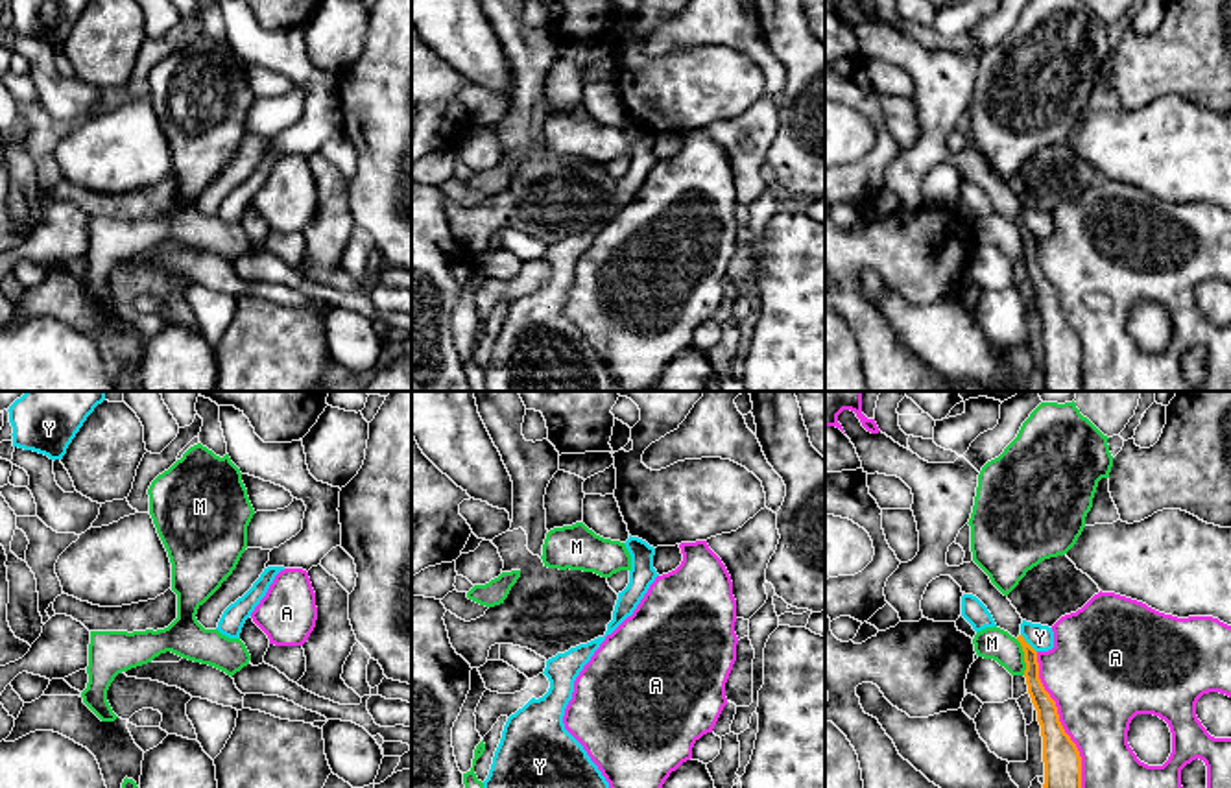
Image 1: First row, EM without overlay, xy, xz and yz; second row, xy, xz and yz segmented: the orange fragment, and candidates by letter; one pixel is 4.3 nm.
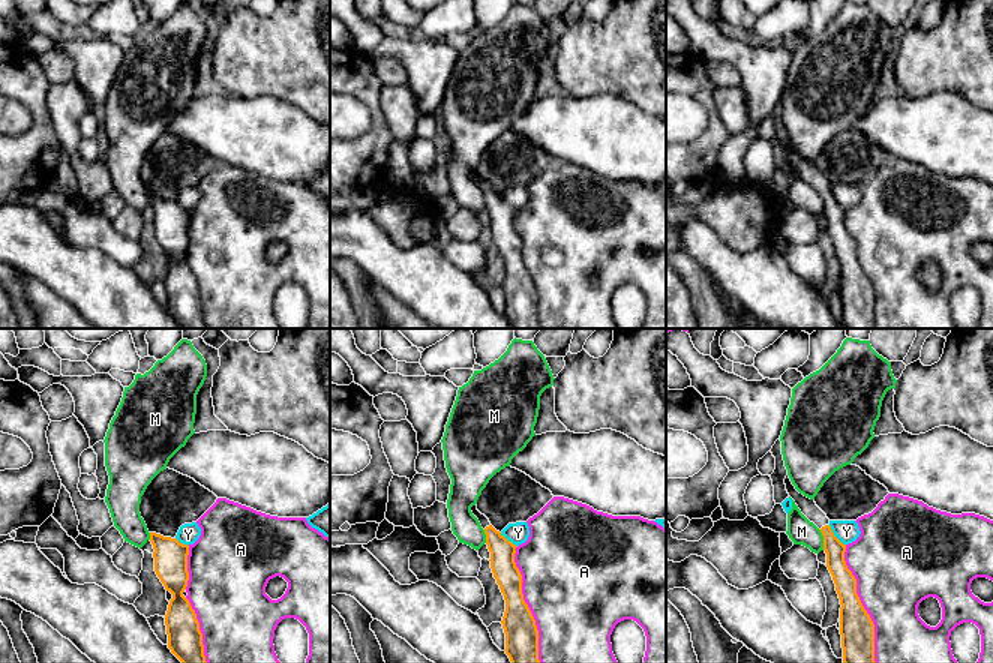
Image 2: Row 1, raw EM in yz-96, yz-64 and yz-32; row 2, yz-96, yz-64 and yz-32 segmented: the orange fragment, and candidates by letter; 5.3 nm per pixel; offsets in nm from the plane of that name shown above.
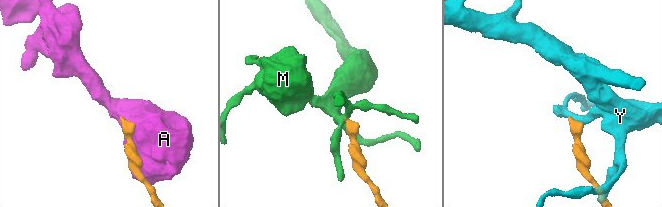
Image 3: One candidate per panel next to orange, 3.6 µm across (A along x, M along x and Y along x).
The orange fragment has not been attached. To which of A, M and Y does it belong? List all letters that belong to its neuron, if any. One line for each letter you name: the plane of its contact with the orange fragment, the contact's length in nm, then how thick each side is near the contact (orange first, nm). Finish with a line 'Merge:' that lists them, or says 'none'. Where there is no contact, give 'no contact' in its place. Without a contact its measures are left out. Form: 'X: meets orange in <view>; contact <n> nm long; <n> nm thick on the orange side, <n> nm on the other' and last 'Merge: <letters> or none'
Merge: none

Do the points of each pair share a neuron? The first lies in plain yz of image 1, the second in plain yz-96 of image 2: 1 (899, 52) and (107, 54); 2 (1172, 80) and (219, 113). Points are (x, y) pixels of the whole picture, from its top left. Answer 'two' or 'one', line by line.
1: one
2: two

